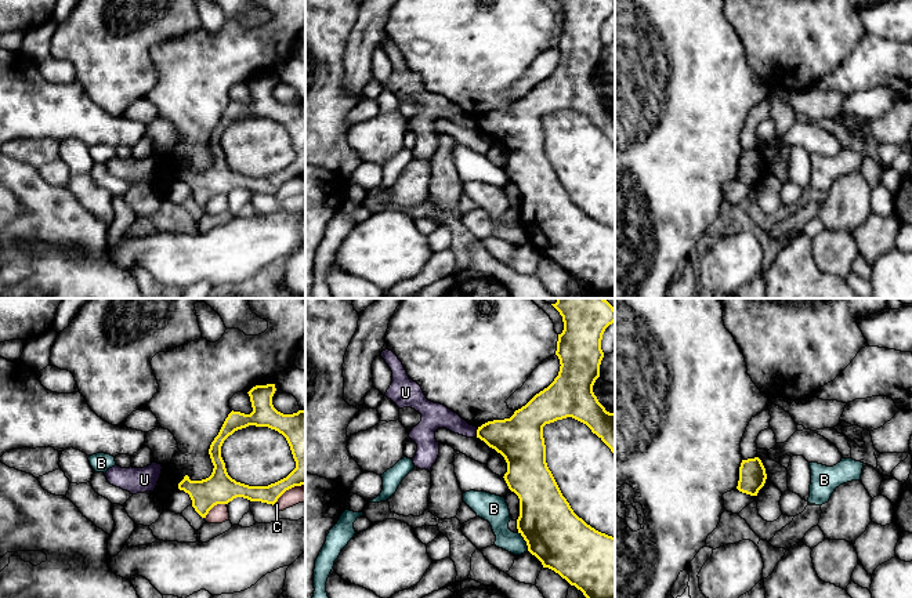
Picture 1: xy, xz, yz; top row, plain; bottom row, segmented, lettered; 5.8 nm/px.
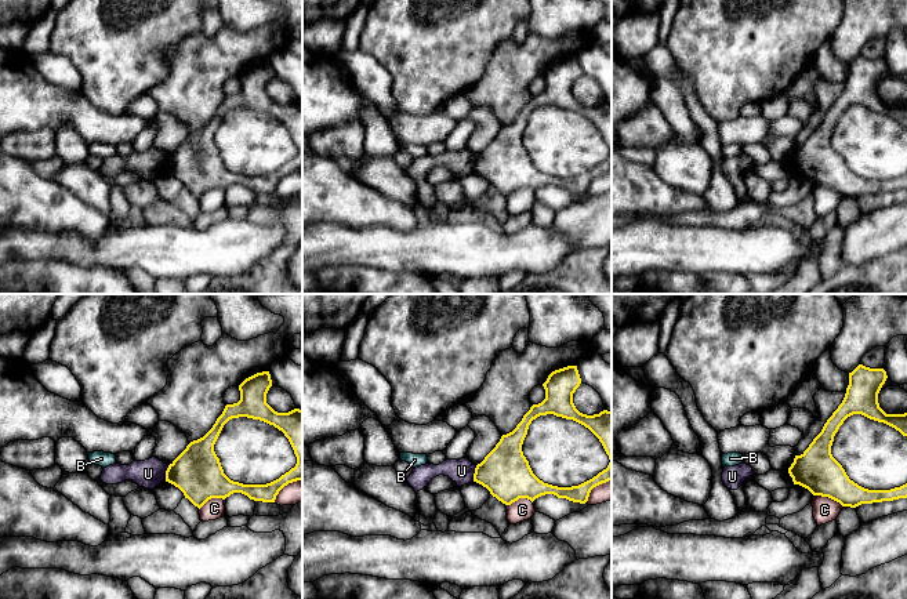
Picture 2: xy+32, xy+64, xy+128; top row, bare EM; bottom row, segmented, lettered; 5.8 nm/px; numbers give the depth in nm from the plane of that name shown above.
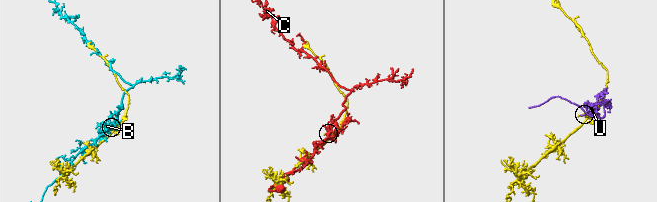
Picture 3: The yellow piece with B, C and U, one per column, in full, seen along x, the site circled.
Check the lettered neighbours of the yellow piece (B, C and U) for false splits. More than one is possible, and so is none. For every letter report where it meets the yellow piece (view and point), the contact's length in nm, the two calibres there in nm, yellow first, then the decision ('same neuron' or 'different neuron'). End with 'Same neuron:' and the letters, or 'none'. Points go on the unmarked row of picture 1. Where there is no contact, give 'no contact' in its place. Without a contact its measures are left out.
B: meets yellow in xz at (525, 231); contact 140 nm long; 340 nm thick on the yellow side, 160 nm on the other; different neuron
C: meets yellow in xy at (213, 196); contact 160 nm long; 180 nm thick on the yellow side, 110 nm on the other; different neuron
U: meets yellow in xz at (477, 123); contact 50 nm long; 280 nm thick on the yellow side, 140 nm on the other; different neuron
Same neuron: none

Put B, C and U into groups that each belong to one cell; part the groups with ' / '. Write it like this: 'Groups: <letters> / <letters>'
Groups: B / C / U

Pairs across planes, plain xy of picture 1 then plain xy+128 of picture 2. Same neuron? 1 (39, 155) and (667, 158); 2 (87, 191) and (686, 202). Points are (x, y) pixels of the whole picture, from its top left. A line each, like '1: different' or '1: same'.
1: different
2: different

